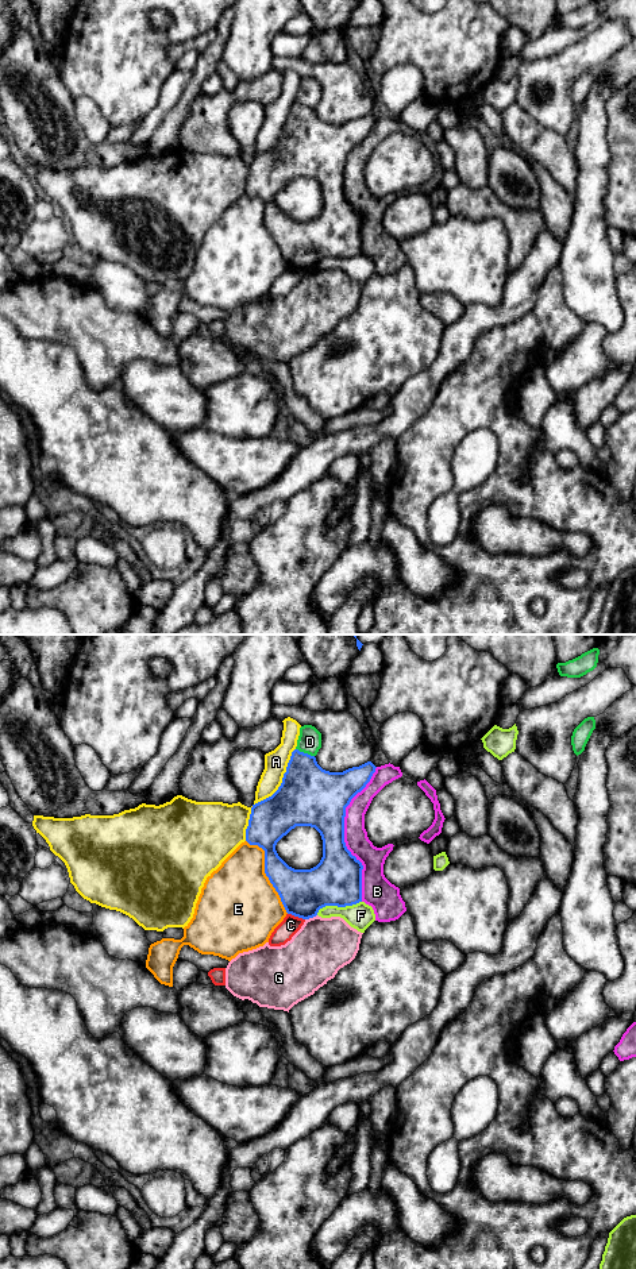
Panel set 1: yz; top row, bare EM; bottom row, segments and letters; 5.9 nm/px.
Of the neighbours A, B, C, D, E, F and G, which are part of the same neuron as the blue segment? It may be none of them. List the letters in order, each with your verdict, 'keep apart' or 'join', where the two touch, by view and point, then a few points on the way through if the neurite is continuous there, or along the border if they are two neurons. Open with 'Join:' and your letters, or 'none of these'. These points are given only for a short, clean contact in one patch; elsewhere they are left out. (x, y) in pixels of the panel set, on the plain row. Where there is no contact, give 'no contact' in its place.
Join: none of these
A: keep apart; meets blue in yz at (269, 149)
B: keep apart; meets blue in yz at (343, 186)
C: keep apart; meets blue in yz at (296, 267); border along yz (288, 265), (304, 272)
D: keep apart; meets blue in yz at (305, 105)
E: keep apart; meets blue in yz at (265, 224)
F: keep apart; meets blue in yz at (338, 258)
G: keep apart; meets blue in yz at (311, 269)

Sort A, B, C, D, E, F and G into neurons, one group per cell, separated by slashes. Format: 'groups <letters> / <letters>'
groups A / B / C / D / E / F / G

